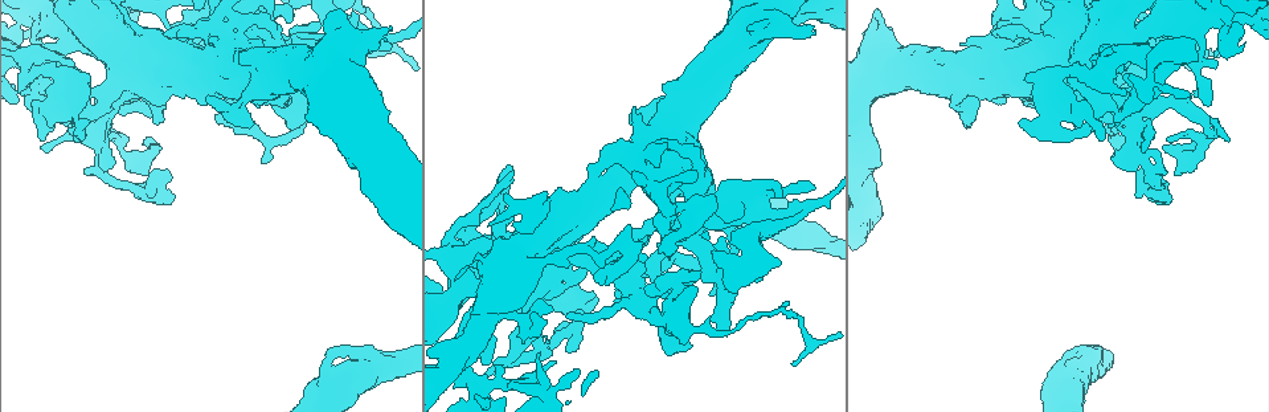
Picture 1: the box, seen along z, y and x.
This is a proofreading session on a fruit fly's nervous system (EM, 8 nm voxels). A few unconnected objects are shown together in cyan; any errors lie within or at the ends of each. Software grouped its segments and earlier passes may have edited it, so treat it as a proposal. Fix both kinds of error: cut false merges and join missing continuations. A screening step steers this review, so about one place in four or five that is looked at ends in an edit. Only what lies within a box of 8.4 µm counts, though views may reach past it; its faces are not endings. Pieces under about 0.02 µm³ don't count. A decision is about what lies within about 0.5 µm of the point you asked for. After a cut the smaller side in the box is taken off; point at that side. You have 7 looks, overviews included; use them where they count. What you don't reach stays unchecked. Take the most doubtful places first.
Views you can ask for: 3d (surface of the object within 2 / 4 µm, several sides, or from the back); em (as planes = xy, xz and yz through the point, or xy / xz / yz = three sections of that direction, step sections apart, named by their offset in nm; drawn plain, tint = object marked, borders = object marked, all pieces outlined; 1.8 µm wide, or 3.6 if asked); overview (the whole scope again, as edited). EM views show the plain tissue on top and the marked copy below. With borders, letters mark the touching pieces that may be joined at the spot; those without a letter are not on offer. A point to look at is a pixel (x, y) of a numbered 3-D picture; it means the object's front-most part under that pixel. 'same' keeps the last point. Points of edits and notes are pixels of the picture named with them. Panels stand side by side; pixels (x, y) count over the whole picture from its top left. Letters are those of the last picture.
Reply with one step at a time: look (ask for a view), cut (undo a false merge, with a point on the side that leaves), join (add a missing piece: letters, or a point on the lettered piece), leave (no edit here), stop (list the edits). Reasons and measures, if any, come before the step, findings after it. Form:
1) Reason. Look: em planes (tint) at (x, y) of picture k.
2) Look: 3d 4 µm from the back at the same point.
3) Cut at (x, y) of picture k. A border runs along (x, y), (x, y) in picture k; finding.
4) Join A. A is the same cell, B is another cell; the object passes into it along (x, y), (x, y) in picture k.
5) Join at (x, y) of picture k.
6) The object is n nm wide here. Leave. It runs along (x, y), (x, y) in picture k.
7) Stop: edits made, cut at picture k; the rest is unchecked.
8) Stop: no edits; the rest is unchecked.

Sharp bend. Look: 3d 4 µm at (676, 220) of picture 1.

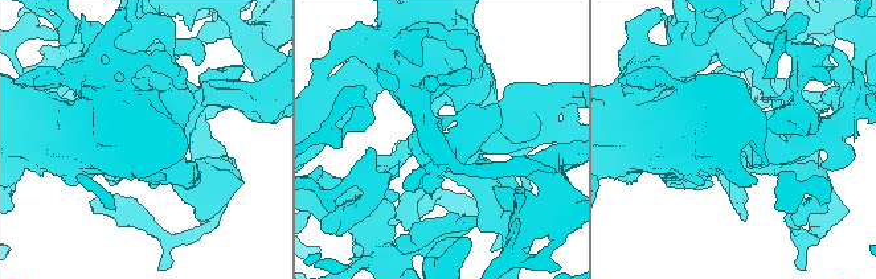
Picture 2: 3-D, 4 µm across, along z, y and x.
Look: em xz step 4 (tint) at the same point.

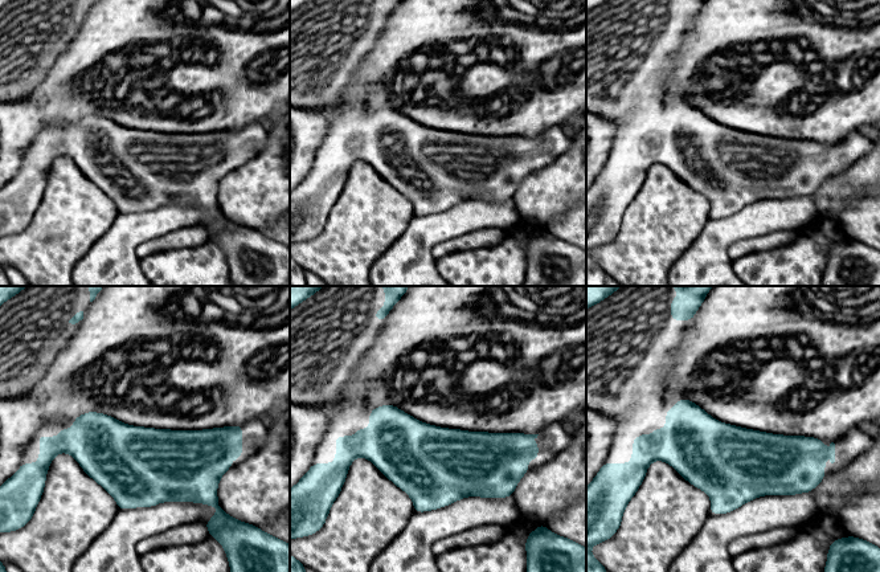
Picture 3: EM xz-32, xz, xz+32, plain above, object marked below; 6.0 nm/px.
Look: em xz step 4 (borders) at the same point.

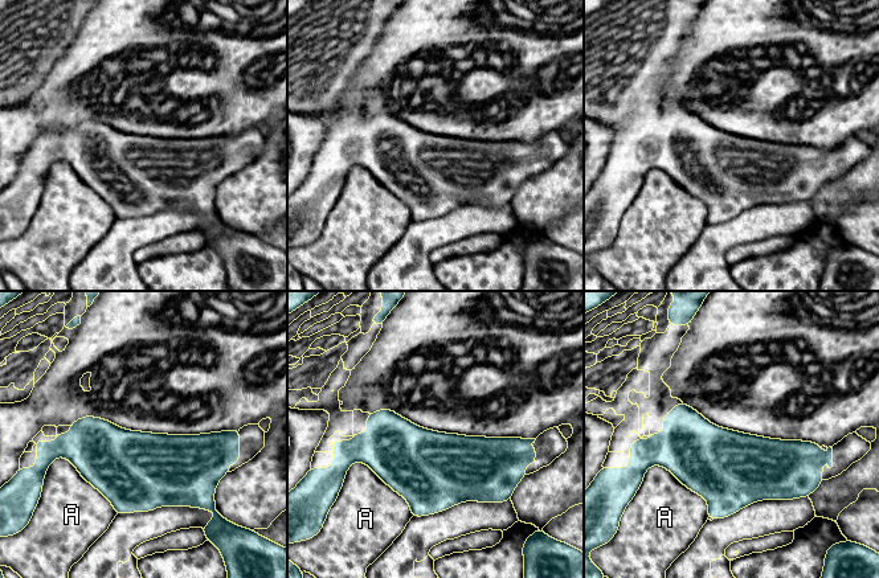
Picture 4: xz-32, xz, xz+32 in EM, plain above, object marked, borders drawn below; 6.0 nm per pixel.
Leave. A is another cell; a border runs along (69, 425), (231, 430) in picture 4; all the same neuron.

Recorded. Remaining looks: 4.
Free end. Look: em planes (borders) at (813, 32) of picture 1.

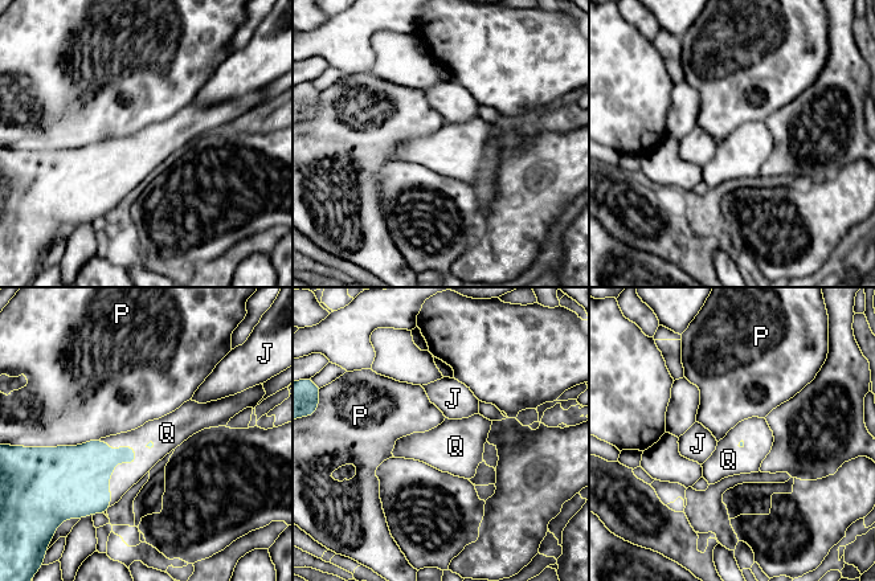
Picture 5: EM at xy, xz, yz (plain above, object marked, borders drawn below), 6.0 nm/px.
Join at (126, 475) of picture 5. Q is the same cell, J and P are other cells; the object passes into it along (89, 466), (129, 462), (126, 475) in picture 5; it goes on there.

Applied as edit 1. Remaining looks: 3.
Thick turns thin. Look: em yz step 4 (borders) at (1136, 50) of picture 1.

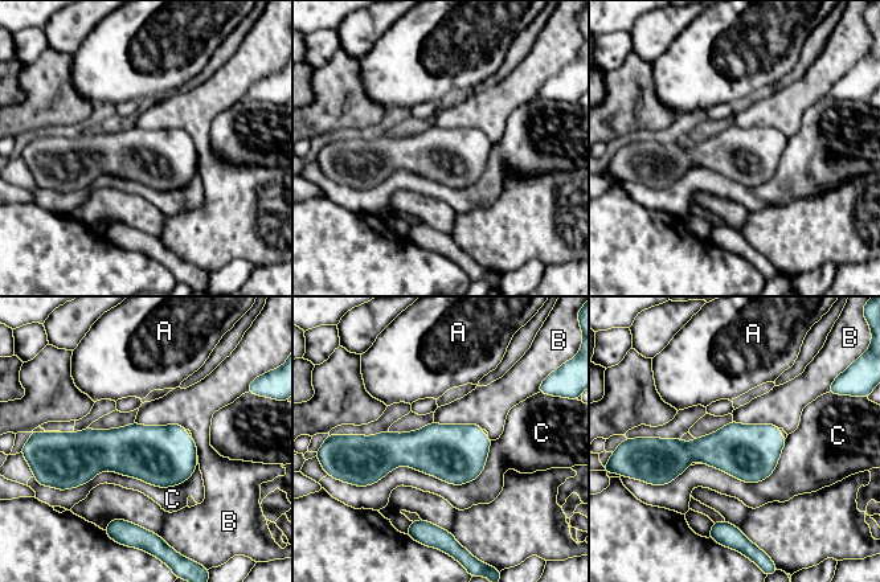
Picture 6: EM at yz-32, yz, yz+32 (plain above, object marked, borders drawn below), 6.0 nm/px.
Leave. A, B and C are other cells; a border runs along (105, 527), (123, 519), (159, 536) in picture 6; all the same neuron.

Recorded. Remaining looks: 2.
Stop: edits made, join at picture 5; the rest is unchecked.

